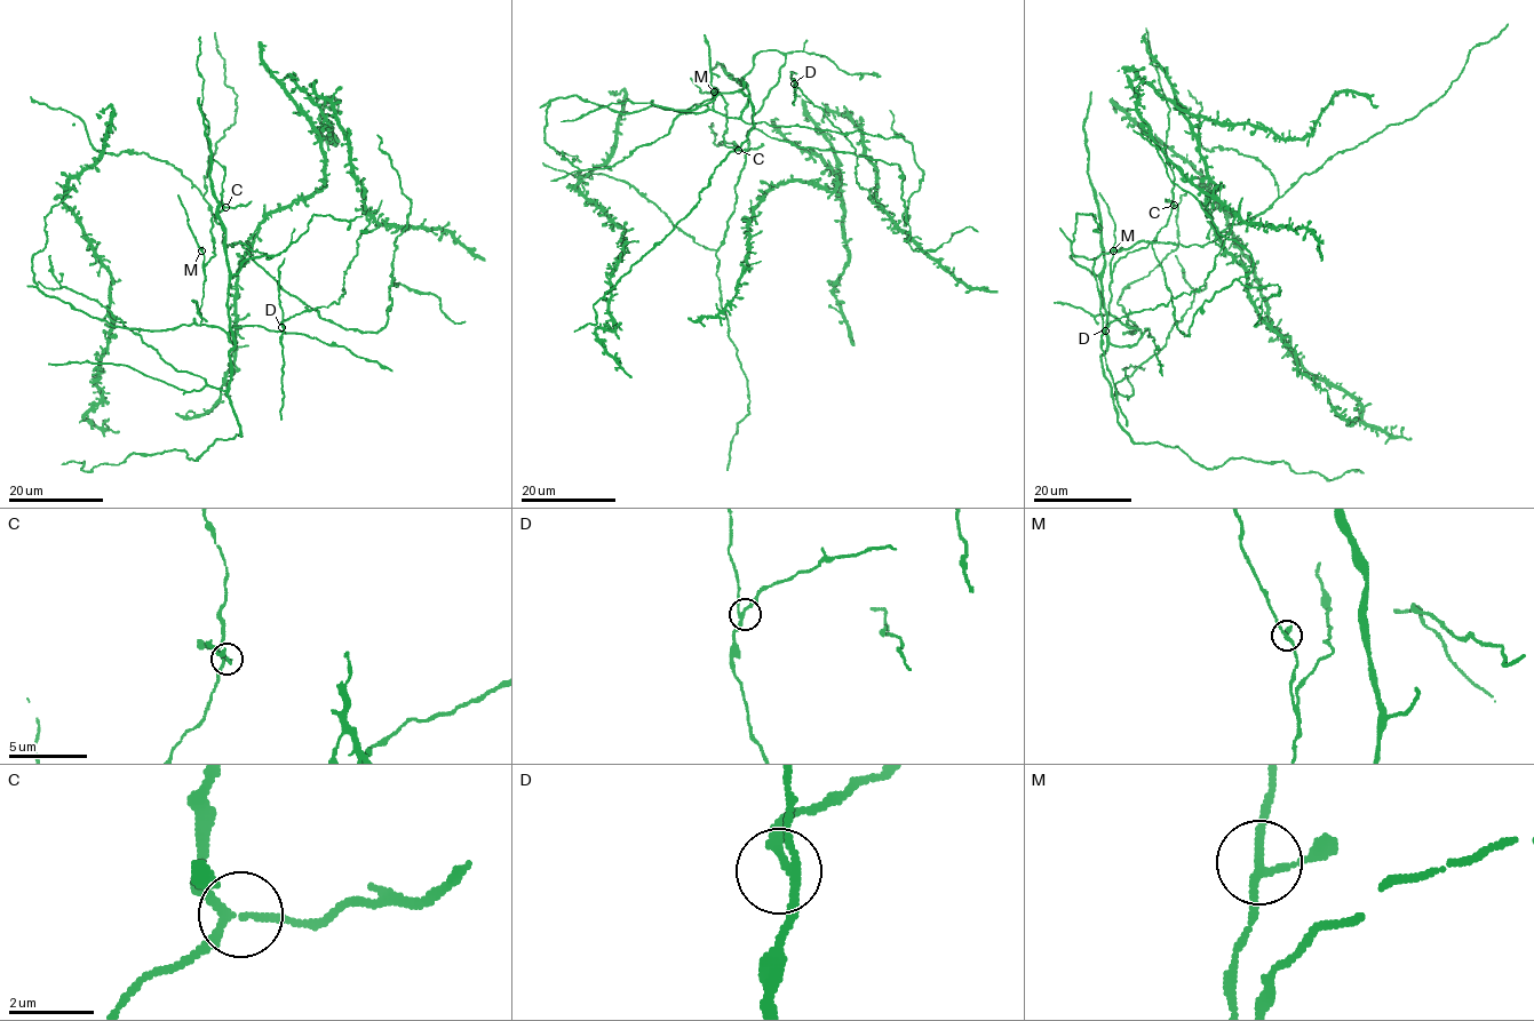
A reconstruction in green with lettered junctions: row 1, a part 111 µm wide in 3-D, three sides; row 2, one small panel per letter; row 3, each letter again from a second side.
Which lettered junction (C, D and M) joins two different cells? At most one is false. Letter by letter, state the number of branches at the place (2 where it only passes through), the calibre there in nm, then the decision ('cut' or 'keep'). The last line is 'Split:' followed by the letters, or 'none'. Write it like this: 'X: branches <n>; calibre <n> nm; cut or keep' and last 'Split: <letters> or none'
C: branches 3; calibre 150 nm; keep
D: branches 3; calibre 190 nm; keep
M: branches 3; calibre 150 nm; keep
Split: none

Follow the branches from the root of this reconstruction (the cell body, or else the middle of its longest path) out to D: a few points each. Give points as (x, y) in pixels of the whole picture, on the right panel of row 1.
D: (1098, 292), (1105, 330)

